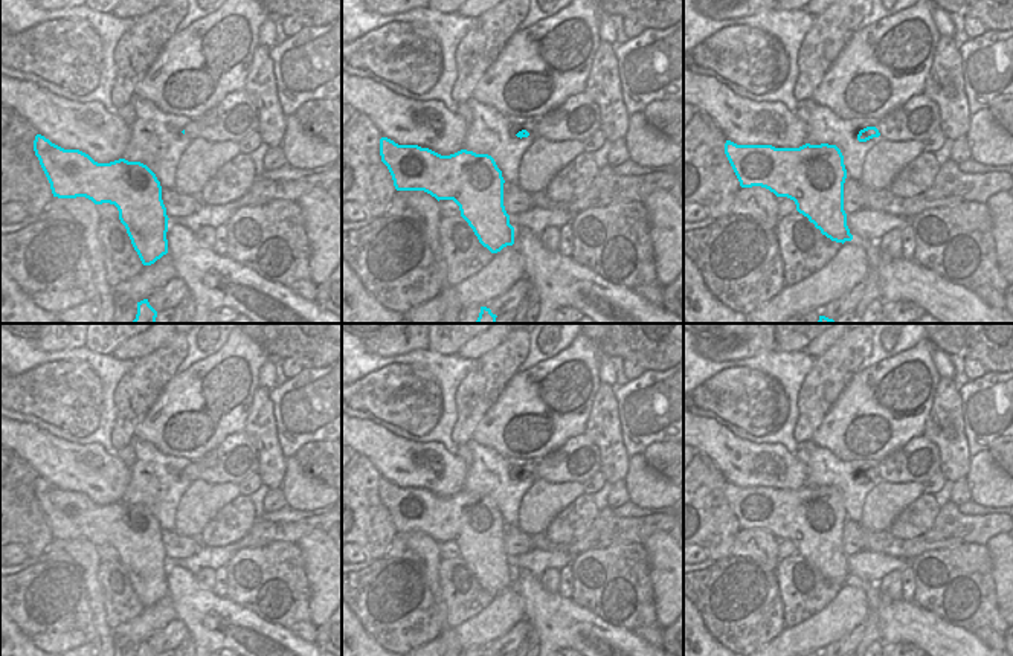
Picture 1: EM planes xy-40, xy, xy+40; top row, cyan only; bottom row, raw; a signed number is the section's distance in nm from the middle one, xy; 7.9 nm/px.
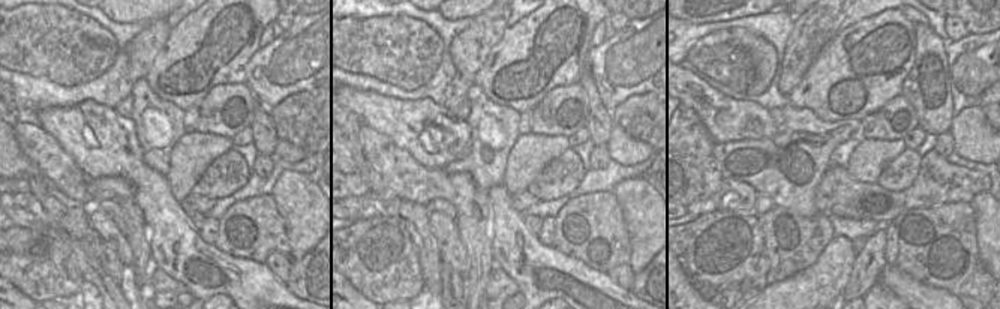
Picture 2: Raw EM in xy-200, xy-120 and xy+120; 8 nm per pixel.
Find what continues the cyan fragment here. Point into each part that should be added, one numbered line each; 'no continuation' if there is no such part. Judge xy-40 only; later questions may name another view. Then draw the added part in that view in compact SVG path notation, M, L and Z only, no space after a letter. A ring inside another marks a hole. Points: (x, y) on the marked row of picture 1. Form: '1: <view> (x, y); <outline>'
1: xy-40 (191, 130); M192 119L189 124L186 124L186 127L185 127L185 136L189 137L189 139L200 137L197 119Z

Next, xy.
1: xy (533, 127); M529 122L522 125L522 130L526 130L529 133L528 137L539 137L539 122Z

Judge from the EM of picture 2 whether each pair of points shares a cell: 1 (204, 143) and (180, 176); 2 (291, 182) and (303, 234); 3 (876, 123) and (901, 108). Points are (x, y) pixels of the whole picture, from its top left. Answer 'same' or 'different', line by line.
1: same
2: same
3: same

